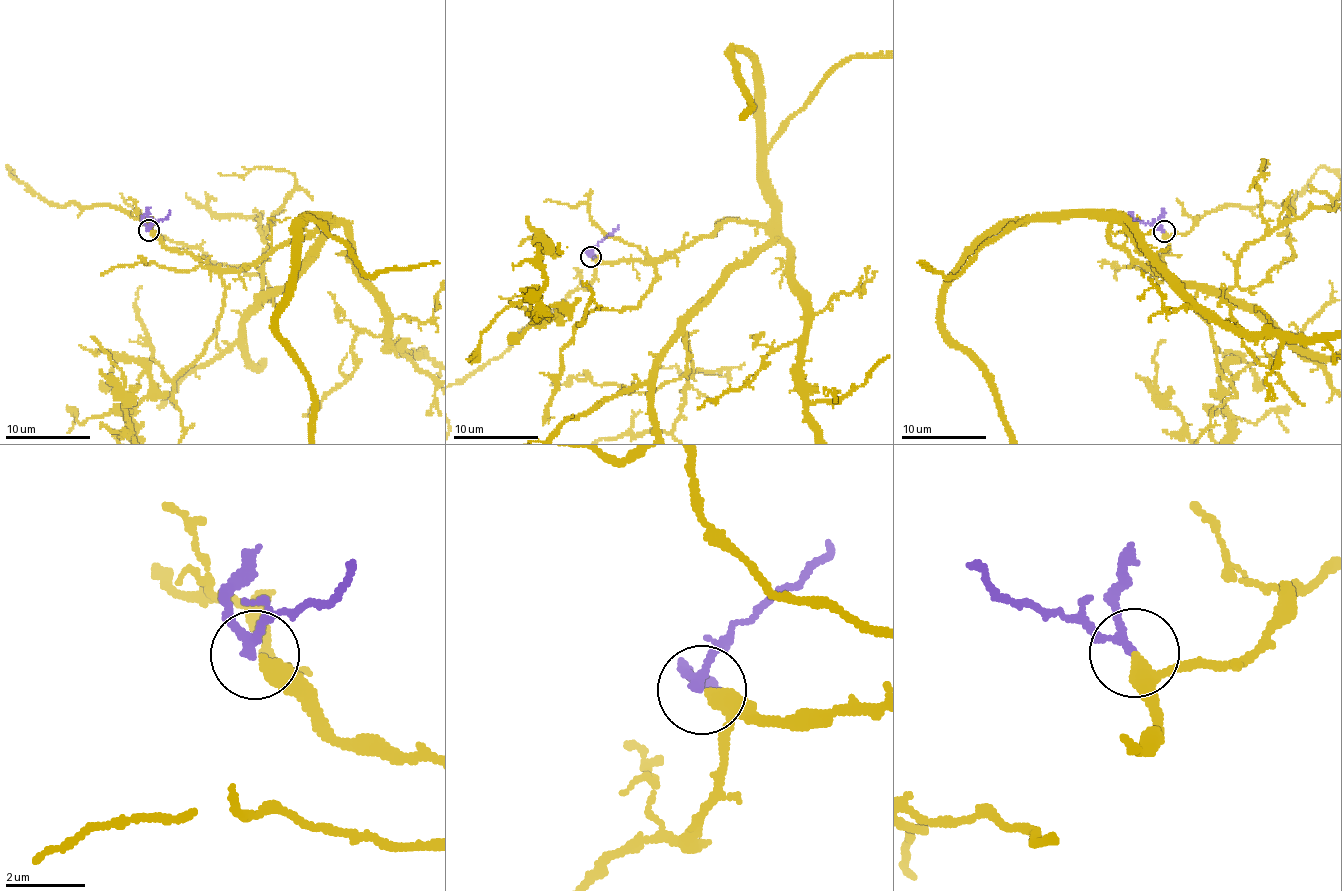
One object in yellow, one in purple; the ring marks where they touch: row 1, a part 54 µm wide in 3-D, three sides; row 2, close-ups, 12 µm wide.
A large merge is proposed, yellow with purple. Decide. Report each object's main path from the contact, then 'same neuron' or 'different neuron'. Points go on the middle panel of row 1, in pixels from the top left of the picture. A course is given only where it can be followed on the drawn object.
purple via (590, 256), (600, 241), (618, 225) | same neuron

